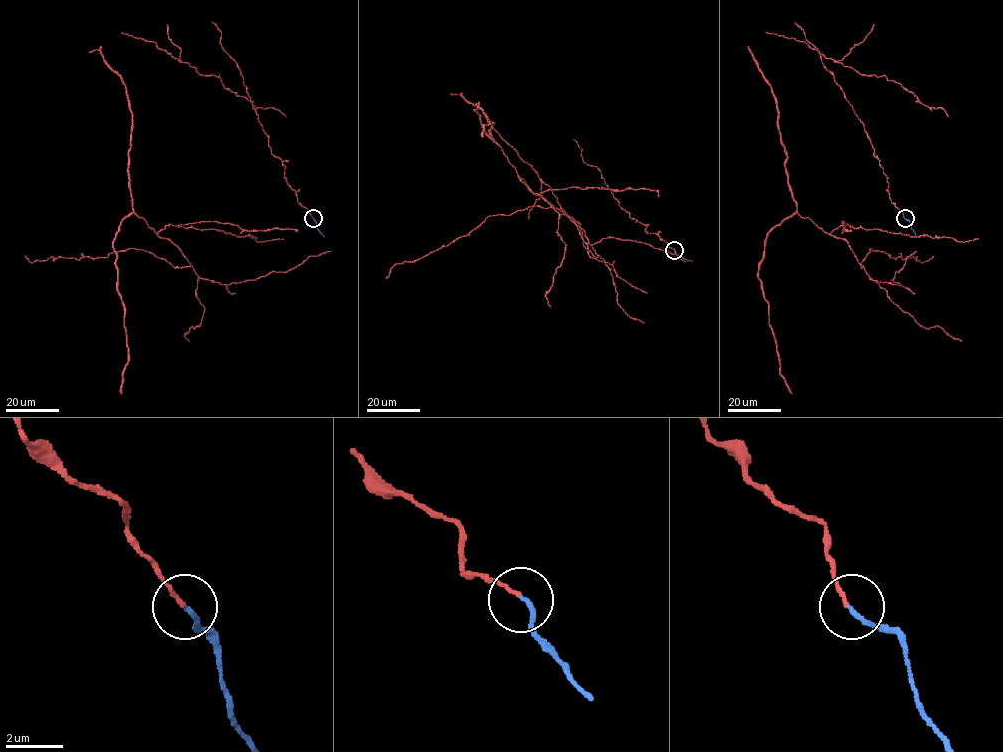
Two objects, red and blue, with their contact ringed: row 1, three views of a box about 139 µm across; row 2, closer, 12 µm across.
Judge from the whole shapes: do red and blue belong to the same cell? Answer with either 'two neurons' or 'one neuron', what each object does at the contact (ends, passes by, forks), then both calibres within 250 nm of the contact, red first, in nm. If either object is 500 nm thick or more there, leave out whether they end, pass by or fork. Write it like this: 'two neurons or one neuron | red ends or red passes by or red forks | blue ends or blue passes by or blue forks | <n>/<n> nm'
two neurons | red ends | blue ends | 130/160 nm

